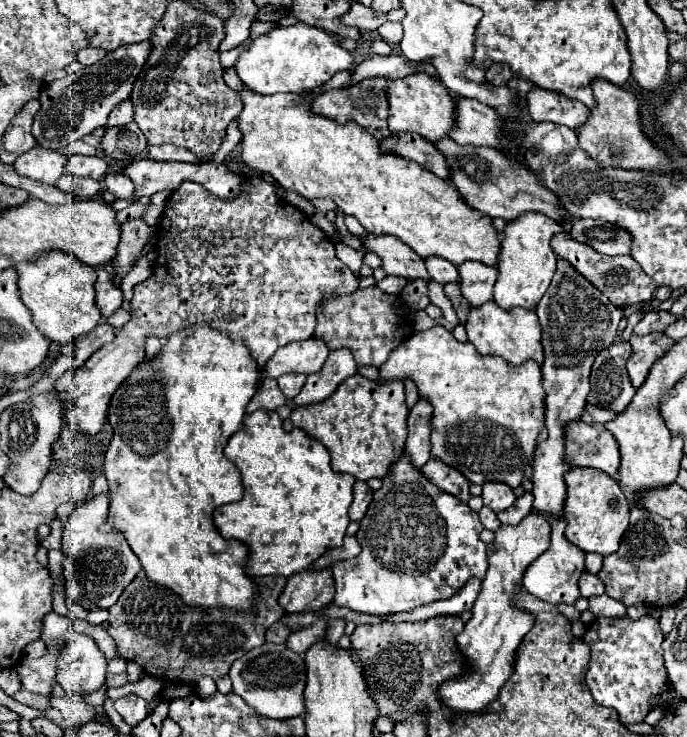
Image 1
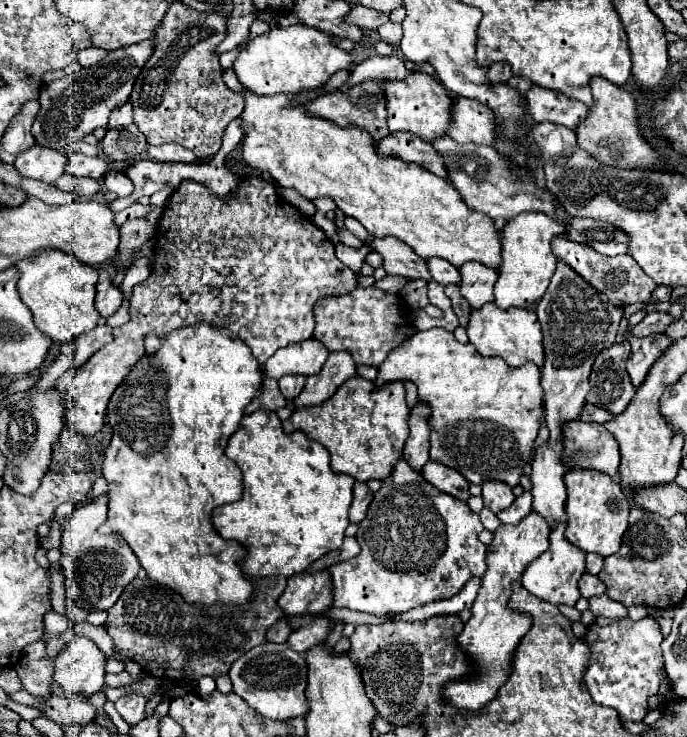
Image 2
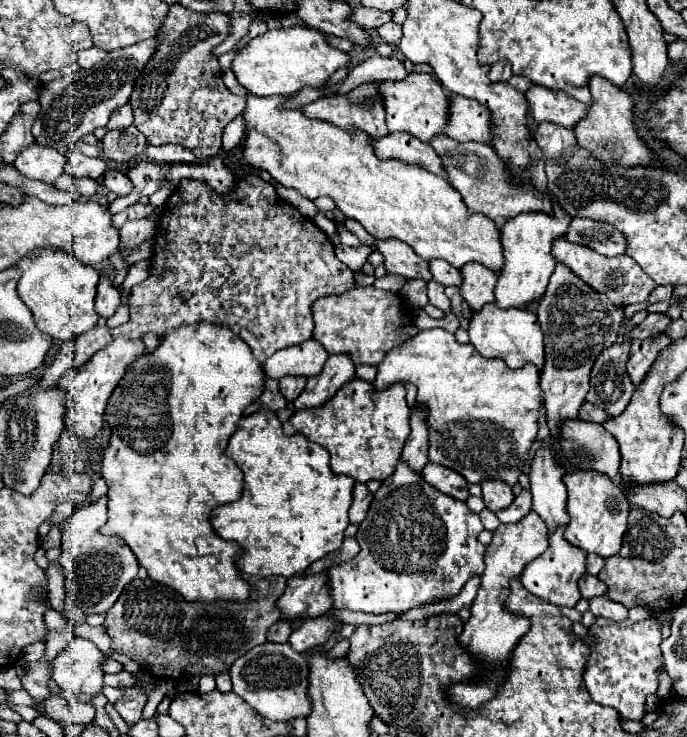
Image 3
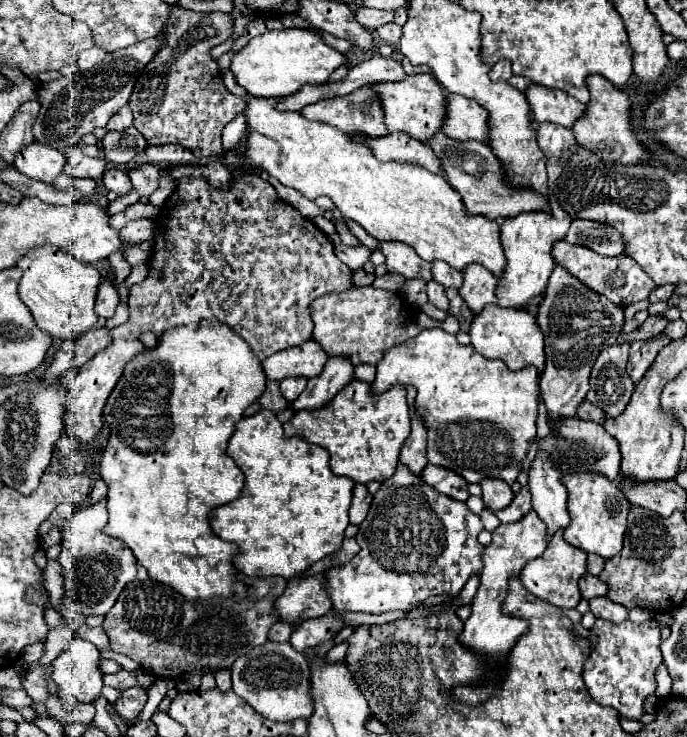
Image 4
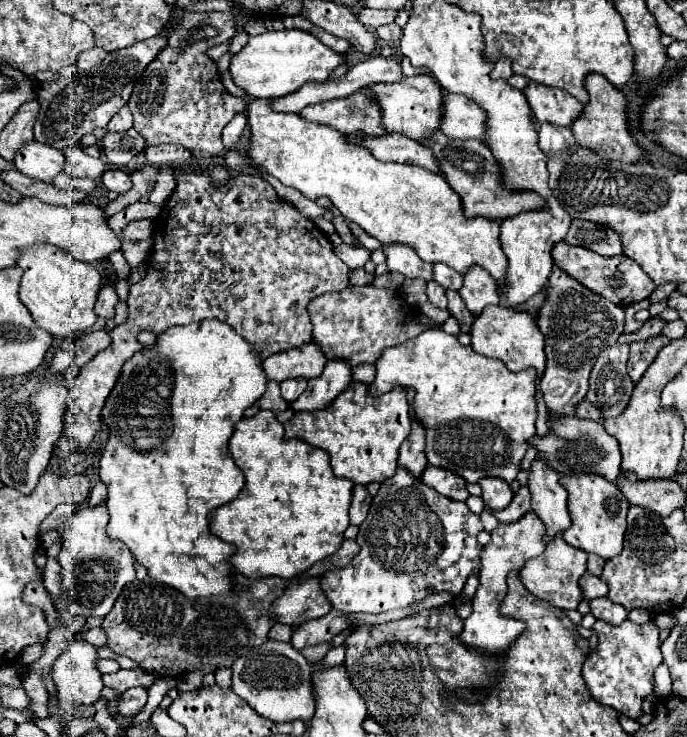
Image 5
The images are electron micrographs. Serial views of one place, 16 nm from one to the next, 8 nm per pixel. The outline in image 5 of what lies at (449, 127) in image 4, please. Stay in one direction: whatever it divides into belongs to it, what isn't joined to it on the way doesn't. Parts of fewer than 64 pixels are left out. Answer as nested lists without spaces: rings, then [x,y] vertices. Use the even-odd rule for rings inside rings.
[[[444,94],[440,130],[452,138],[484,140],[484,110],[460,94]]]

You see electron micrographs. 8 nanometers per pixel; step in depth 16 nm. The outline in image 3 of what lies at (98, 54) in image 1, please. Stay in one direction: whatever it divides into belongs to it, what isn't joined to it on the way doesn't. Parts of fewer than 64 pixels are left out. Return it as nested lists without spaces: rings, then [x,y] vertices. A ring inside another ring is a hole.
[[[88,48],[88,50],[82,50],[80,52],[80,58],[78,58],[78,66],[82,68],[82,70],[88,70],[88,68],[92,68],[94,64],[98,64],[102,58],[106,56],[106,52],[102,50],[102,48]]]

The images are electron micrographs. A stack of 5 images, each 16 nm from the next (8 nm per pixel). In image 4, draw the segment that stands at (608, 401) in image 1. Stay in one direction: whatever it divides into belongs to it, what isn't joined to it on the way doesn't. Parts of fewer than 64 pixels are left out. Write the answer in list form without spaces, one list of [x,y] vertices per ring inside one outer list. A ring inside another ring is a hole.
[[[616,344],[602,350],[590,374],[590,390],[586,398],[604,410],[606,418],[622,414],[634,392],[634,384],[626,374],[628,348],[628,344]]]

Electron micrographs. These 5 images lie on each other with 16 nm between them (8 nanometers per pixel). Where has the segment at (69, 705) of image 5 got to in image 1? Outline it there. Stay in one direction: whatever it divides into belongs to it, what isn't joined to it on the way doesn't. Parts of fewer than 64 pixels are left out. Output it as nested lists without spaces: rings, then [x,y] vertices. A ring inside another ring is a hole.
[[[74,634],[64,646],[58,666],[56,682],[66,690],[68,696],[92,694],[104,686],[106,658],[88,636]]]

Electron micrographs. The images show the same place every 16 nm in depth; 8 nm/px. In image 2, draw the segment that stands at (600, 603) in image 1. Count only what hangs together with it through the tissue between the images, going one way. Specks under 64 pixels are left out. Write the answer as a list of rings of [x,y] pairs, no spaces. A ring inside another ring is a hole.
[[[606,594],[602,596],[594,596],[590,600],[590,612],[594,616],[604,616],[604,618],[612,618],[612,620],[624,620],[628,616],[628,610],[624,604],[614,602],[612,598],[608,598]]]

